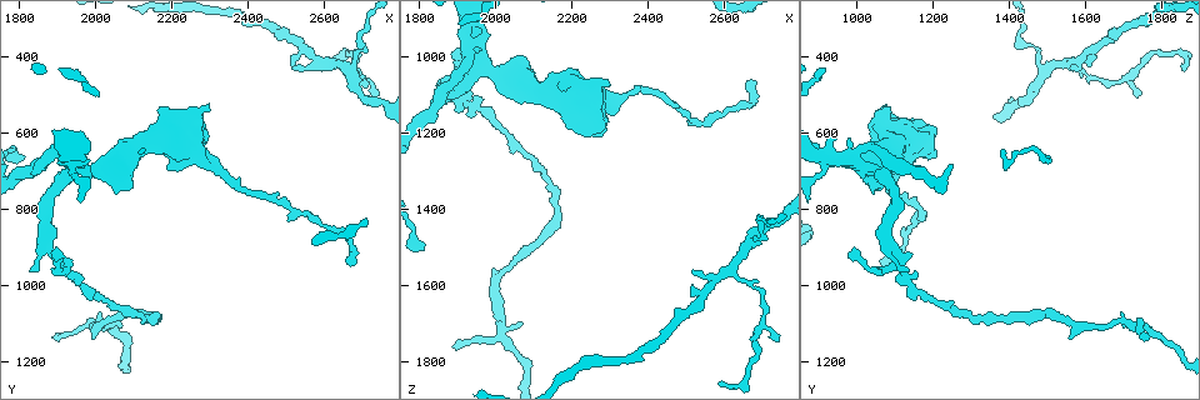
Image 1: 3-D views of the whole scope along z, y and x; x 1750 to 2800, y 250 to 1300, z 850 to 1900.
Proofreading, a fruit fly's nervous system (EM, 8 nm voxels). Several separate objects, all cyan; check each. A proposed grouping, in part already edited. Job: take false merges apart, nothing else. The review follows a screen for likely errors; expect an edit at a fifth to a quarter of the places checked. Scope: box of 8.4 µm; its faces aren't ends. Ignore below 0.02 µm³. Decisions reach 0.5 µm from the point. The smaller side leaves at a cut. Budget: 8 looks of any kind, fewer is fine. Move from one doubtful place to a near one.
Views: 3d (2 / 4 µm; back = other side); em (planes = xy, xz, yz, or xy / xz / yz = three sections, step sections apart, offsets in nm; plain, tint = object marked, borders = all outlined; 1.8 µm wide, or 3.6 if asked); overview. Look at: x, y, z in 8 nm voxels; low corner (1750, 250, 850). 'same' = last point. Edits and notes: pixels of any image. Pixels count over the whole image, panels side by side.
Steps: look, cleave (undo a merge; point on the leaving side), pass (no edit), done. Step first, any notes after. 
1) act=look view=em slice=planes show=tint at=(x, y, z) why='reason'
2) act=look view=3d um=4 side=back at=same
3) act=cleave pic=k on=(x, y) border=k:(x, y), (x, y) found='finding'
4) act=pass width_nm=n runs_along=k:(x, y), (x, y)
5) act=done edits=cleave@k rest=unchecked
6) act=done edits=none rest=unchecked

act=look view=em slice=planes show=plain at=(1915, 940, 1115)

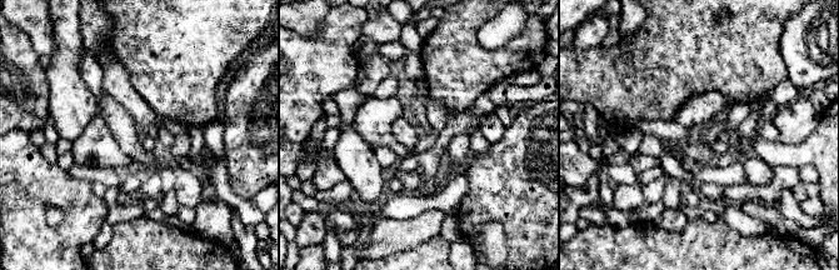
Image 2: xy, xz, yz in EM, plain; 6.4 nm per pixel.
act=look view=em slice=planes show=tint at=same why='with the object marked'

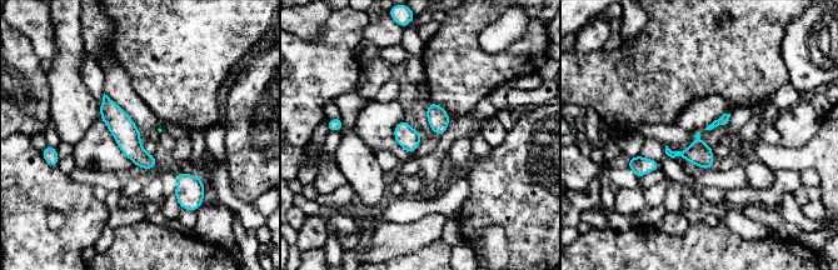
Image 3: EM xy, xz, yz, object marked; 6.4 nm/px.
act=pass runs_along=3:(105, 99), (129, 143), (153, 165) found='all the same neuron'

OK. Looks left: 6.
act=look view=em um=3.6 slice=planes show=tint at=(1985, 690, 1040)

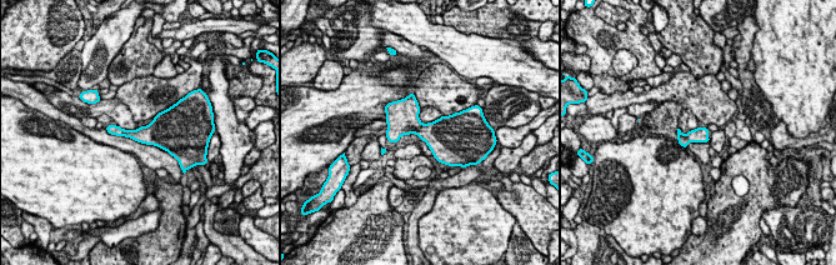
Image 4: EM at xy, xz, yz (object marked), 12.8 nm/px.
act=pass found='one neuron here'

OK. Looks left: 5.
act=look view=em slice=xy step=8 show=tint at=(2615, 415, 1555) why='a fork'

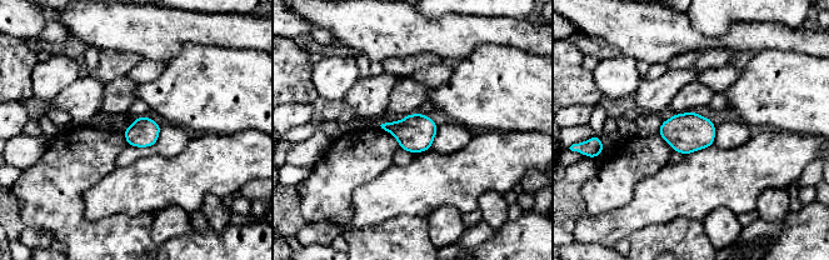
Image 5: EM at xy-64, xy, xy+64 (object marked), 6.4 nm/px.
act=look view=em slice=planes show=tint at=same why='cut it another way'

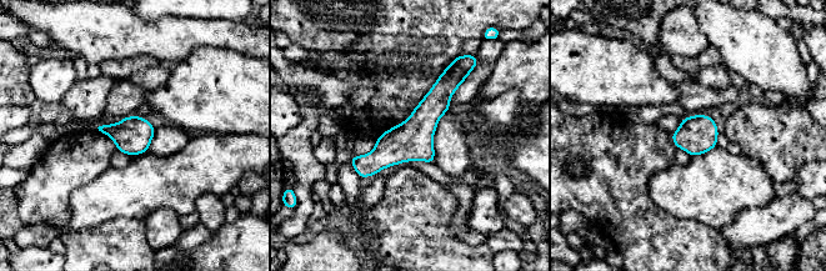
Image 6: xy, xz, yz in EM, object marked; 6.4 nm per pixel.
act=pass found='one neuron here'

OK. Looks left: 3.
act=done edits=none rest=unchecked

